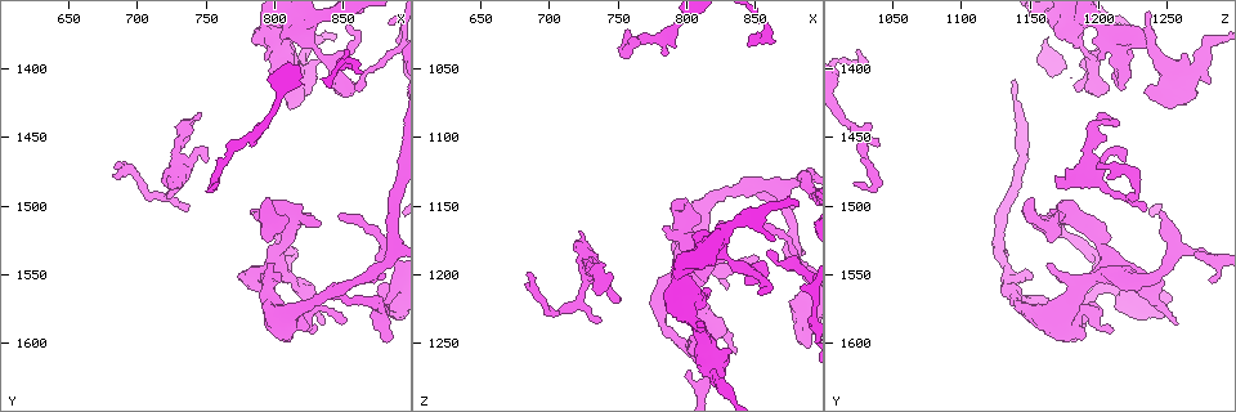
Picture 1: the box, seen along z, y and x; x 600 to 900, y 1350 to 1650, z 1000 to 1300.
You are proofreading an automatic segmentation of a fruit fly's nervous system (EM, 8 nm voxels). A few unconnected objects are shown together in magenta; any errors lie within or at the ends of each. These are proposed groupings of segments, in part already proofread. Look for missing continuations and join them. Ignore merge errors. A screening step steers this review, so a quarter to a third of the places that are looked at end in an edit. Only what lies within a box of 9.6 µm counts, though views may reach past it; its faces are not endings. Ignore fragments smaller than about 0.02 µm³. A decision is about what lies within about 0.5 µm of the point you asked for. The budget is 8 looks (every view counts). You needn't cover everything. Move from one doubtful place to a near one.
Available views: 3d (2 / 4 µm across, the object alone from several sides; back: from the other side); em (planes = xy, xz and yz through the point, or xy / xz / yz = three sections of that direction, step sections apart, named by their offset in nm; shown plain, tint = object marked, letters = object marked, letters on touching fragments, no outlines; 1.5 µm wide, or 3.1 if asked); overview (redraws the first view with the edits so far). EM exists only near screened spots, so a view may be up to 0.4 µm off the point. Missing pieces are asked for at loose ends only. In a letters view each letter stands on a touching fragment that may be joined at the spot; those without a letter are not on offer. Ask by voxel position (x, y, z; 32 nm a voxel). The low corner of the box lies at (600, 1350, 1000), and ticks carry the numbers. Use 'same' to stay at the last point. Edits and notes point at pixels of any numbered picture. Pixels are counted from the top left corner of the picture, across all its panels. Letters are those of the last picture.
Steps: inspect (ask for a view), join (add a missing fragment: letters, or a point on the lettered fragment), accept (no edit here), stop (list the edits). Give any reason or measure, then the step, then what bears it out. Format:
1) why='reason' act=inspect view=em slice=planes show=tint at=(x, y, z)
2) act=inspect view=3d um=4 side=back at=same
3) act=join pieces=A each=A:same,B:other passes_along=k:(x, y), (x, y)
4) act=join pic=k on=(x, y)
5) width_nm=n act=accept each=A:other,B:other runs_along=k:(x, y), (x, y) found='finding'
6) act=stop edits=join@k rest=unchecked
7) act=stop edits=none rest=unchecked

why='branch stops here' act=inspect view=3d um=2 side=back at=(886, 1598, 1184)

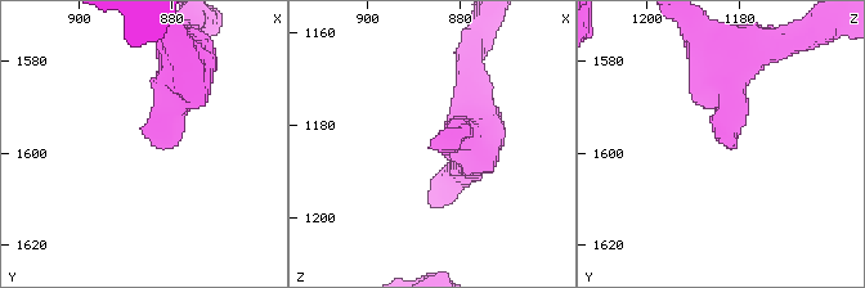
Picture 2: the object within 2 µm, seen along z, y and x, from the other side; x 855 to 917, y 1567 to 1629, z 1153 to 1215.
act=inspect view=em slice=yz step=8 show=tint at=(885, 1598, 1183)

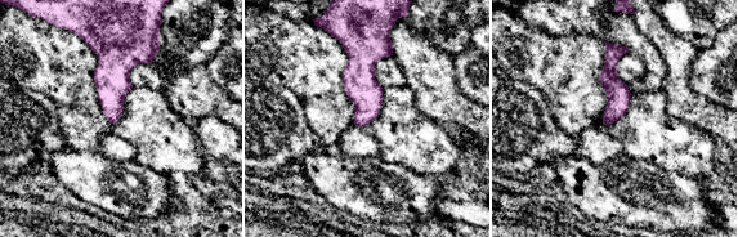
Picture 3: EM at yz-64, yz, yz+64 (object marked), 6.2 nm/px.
act=inspect view=em slice=yz step=8 show=letters at=same

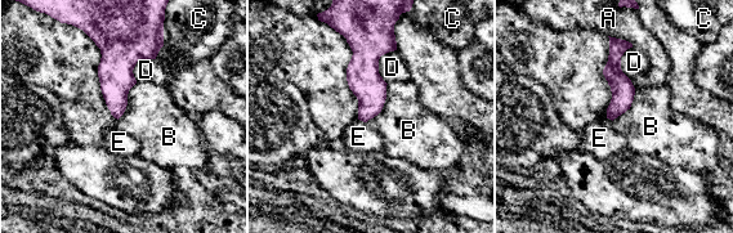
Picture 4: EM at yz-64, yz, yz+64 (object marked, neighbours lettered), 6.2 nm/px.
act=accept each=A:other,B:other,C:other,D:other,E:other border=4:(388, 84), (383, 108), (366, 122) found='none of them fits'

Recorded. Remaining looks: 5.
why='an open end' act=inspect view=em slice=planes show=letters at=(804, 1502, 1244)

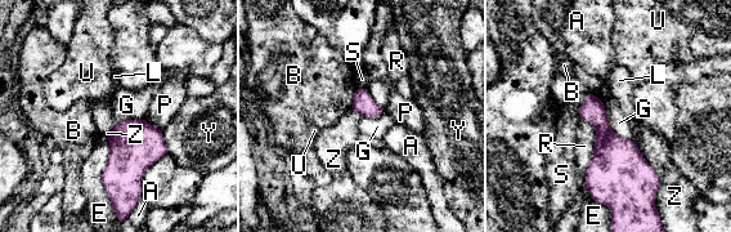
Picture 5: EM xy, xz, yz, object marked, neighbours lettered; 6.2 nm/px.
act=accept each=A:other,B:other,E:other,G:other,L:other,P:other,R:other,S:other,U:other,Y:other,Z:other border=5:(590, 93), (597, 98) found='no lettered fragment goes on from it'

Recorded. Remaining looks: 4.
act=inspect view=3d um=2 at=(736, 1504, 1236)

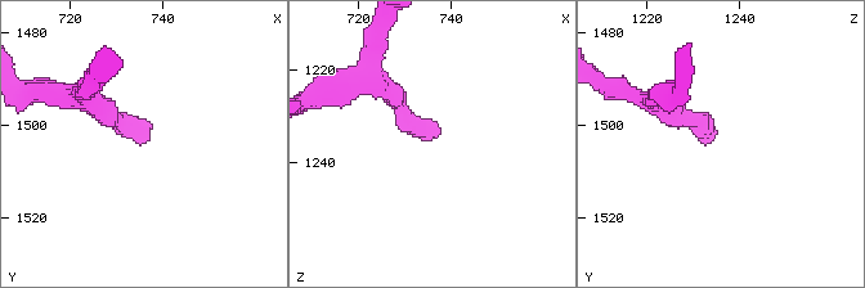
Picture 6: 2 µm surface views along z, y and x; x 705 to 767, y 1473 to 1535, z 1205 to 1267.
why='need the tissue' act=inspect view=em um=3.1 slice=xy step=16 show=letters at=(736, 1502, 1234)

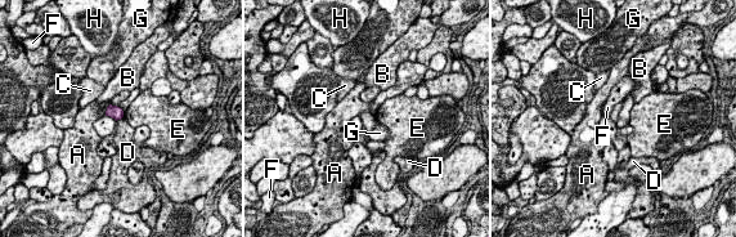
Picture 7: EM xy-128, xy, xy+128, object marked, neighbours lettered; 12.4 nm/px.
act=accept each=A:other,B:other,C:other,D:other,E:other,F:other,G:other,H:other border=7:(122, 116), (116, 120) found='none of them fits'

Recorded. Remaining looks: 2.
act=stop edits=none rest=unchecked

